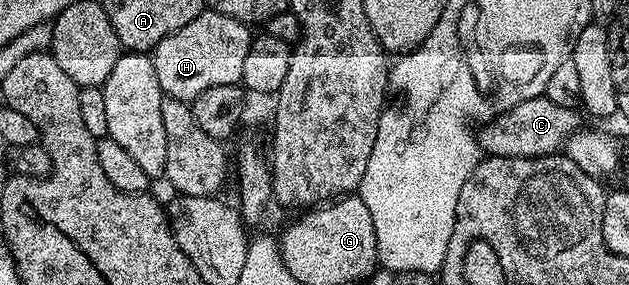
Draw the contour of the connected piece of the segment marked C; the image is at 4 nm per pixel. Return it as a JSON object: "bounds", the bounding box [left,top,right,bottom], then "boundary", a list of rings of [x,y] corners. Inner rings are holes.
{"bounds":[480,95,580,157],"boundary":[[[545,95],[528,99],[517,105],[512,111],[501,113],[493,121],[483,124],[480,129],[480,144],[483,154],[492,157],[548,157],[557,154],[565,146],[568,138],[580,129],[579,110],[560,107],[552,103]]]}

